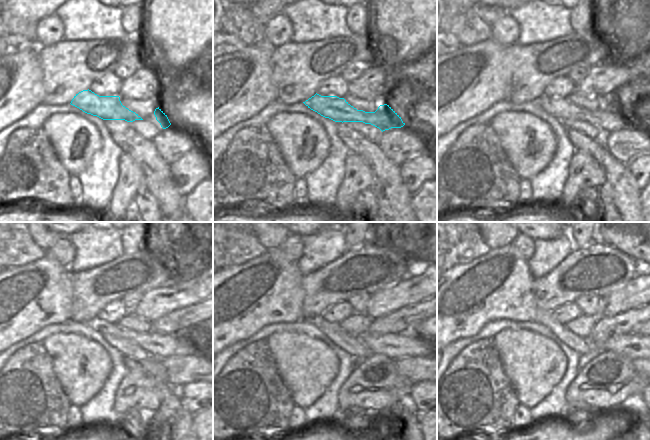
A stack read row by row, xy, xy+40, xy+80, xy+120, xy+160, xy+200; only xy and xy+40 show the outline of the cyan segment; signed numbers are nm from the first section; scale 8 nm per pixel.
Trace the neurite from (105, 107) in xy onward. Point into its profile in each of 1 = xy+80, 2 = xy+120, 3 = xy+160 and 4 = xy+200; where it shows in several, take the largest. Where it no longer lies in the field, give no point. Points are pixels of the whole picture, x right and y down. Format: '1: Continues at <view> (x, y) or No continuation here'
1: Continues at xy+80 (607, 120)
2: Continues at xy+120 (158, 345)
3: Continues at xy+160 (394, 346)
4: Continues at xy+200 (633, 346)

